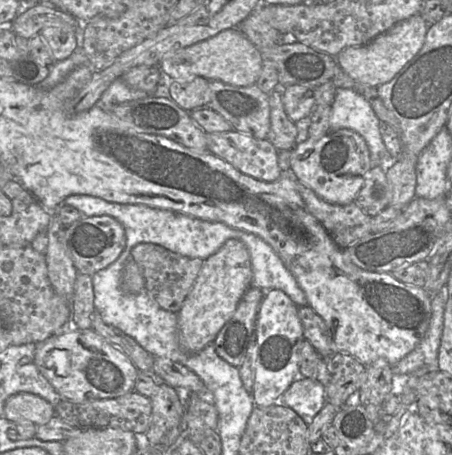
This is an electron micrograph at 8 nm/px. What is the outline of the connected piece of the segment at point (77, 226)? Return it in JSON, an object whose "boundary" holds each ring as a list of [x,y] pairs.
{"boundary":[[[108,215],[82,217],[65,226],[65,245],[77,272],[92,276],[113,263],[125,249],[125,231],[119,221]]]}

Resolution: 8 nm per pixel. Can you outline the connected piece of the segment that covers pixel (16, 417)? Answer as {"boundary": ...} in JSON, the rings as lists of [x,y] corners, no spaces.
{"boundary":[[[29,392],[10,396],[4,404],[2,416],[13,423],[32,422],[41,425],[55,415],[55,407],[44,398]]]}

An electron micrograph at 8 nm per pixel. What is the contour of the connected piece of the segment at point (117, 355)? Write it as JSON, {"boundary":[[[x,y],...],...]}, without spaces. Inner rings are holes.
{"boundary":[[[66,327],[35,344],[34,362],[60,397],[74,403],[124,396],[134,390],[138,372],[125,353],[91,328]]]}

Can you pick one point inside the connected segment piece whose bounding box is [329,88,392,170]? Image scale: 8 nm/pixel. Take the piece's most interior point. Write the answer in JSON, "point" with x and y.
{"point":[350,110]}

